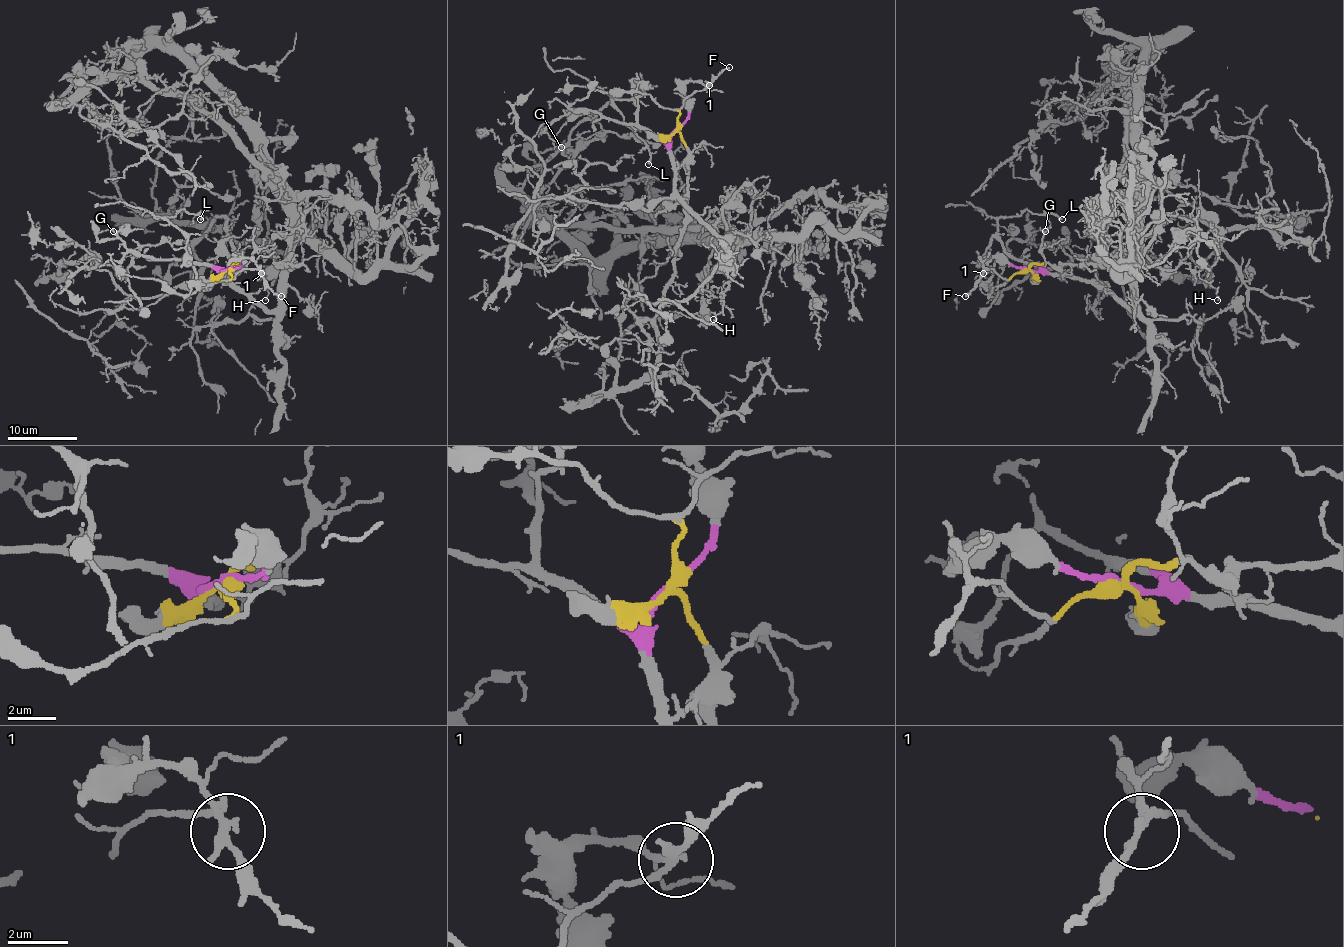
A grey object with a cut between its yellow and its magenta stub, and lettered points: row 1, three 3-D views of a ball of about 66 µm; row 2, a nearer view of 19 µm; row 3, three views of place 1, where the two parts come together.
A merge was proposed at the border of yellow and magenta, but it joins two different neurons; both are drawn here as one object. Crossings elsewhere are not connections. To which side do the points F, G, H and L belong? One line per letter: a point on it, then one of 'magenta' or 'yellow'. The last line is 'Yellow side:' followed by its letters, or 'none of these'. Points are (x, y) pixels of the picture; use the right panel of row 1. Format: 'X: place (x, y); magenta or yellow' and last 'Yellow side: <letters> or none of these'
F: place (965, 296); yellow
G: place (1045, 231); magenta
H: place (1217, 300); magenta
L: place (1062, 219); magenta
Yellow side: F

